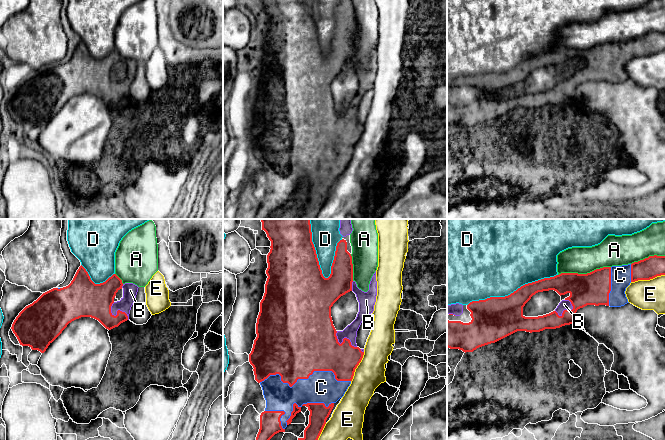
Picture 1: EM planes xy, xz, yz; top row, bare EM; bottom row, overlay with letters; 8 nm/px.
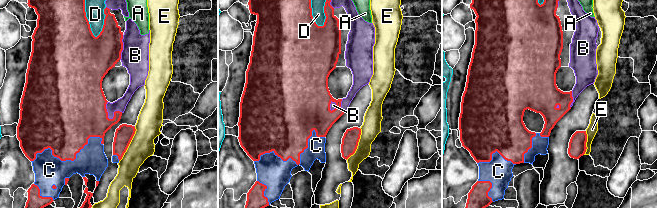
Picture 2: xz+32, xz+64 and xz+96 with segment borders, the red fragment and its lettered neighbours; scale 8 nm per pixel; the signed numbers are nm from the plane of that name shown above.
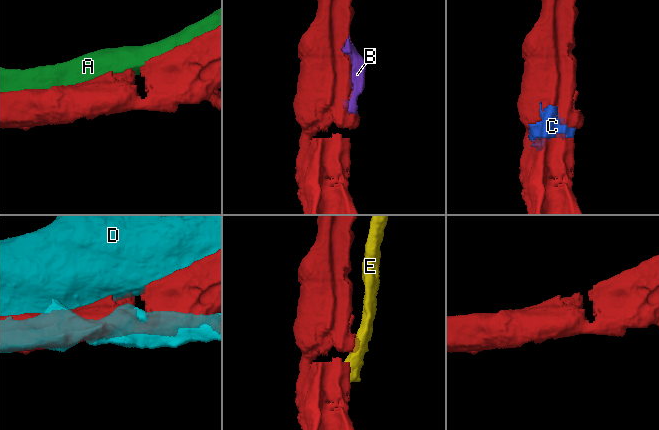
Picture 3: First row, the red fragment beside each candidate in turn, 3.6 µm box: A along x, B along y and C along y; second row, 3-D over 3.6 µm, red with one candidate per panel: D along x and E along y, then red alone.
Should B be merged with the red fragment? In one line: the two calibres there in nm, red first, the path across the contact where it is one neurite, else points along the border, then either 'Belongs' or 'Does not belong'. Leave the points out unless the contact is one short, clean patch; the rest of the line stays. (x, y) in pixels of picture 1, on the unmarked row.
Thickness 280 nm (red) against 120 nm. Belongs

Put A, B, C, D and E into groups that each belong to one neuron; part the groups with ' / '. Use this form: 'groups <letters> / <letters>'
groups A / B C / D / E

